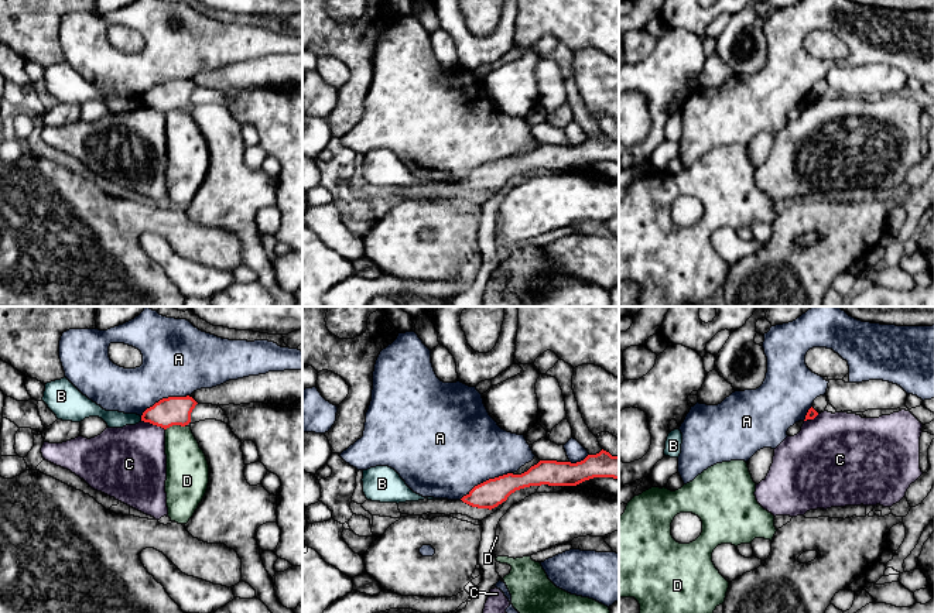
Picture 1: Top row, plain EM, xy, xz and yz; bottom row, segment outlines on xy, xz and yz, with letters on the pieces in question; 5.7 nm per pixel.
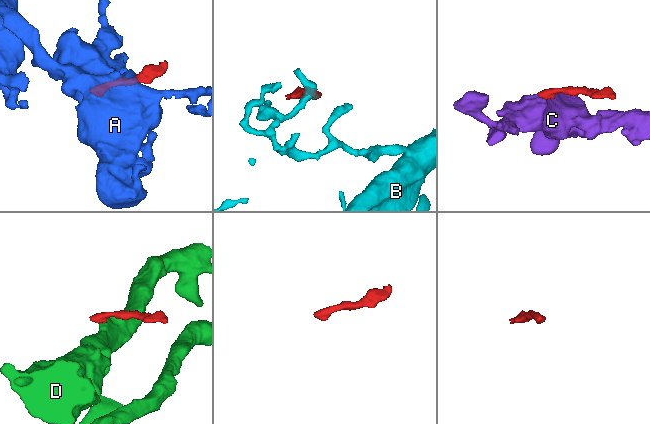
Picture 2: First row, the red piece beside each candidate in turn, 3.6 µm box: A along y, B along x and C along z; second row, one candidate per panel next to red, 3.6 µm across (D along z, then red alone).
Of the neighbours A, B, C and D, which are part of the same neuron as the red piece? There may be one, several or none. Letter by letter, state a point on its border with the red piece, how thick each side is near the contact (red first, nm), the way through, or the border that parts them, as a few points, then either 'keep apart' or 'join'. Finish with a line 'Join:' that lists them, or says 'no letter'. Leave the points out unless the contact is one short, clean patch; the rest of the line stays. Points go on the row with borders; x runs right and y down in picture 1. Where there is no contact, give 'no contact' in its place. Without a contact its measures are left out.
A: meets red in xz at (486, 480); 160 nm thick on the red side, 480 nm on the other; keep apart
B: meets red in xy at (142, 418); 160 nm thick on the red side, 100 nm on the other; border along xy (140, 417), (142, 420); keep apart
C: meets red in xy at (153, 424); 160 nm thick on the red side, 400 nm on the other; border along xy (142, 420), (160, 425), (164, 430); keep apart
D: meets red in xy at (175, 424); 160 nm thick on the red side, 240 nm on the other; border along xy (185, 424), (170, 425), (166, 430); keep apart
Join: no letter

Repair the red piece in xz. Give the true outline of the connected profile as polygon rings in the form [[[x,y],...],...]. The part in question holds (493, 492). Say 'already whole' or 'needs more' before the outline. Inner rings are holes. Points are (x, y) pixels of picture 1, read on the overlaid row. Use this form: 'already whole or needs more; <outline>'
already whole; [[[606,451],[588,455],[584,460],[557,462],[540,460],[521,475],[507,473],[475,486],[461,500],[478,508],[495,508],[516,490],[530,486],[577,486],[593,477],[613,477],[619,480],[619,456]]]

